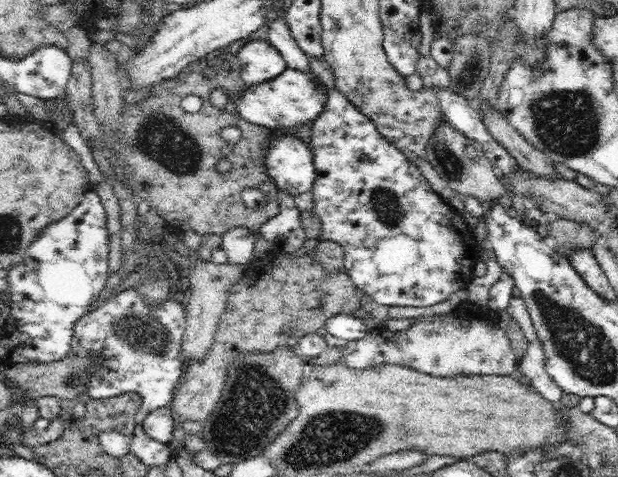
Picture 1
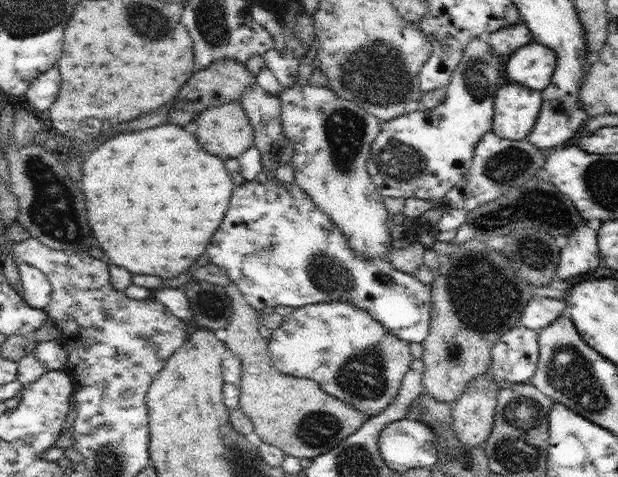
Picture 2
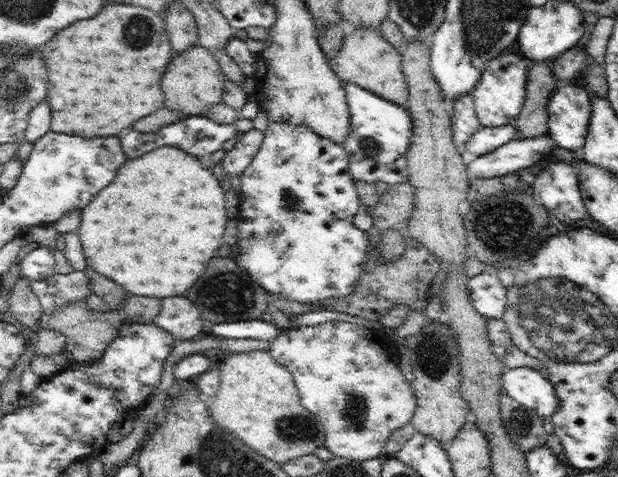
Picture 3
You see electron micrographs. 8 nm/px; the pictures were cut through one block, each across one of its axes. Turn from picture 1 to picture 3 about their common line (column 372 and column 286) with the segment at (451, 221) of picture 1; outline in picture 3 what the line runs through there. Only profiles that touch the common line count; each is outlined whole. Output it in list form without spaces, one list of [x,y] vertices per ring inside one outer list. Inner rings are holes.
[[[269,122],[260,149],[249,163],[246,170],[240,176],[241,190],[239,194],[239,212],[236,216],[236,226],[238,235],[238,254],[237,263],[267,292],[275,294],[281,298],[289,298],[294,302],[316,303],[328,298],[346,298],[350,296],[356,288],[358,279],[363,271],[363,264],[368,258],[367,252],[370,248],[368,235],[354,226],[353,221],[361,200],[357,193],[357,182],[353,179],[349,171],[349,162],[343,147],[336,145],[334,141],[326,139],[314,132],[307,124],[290,124]]]

